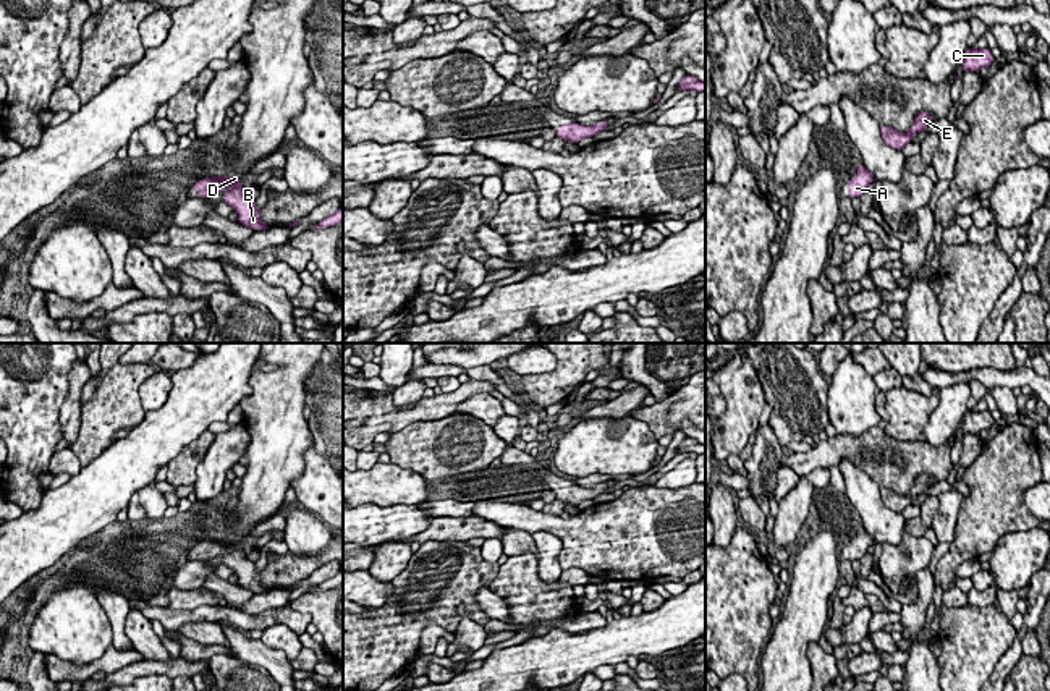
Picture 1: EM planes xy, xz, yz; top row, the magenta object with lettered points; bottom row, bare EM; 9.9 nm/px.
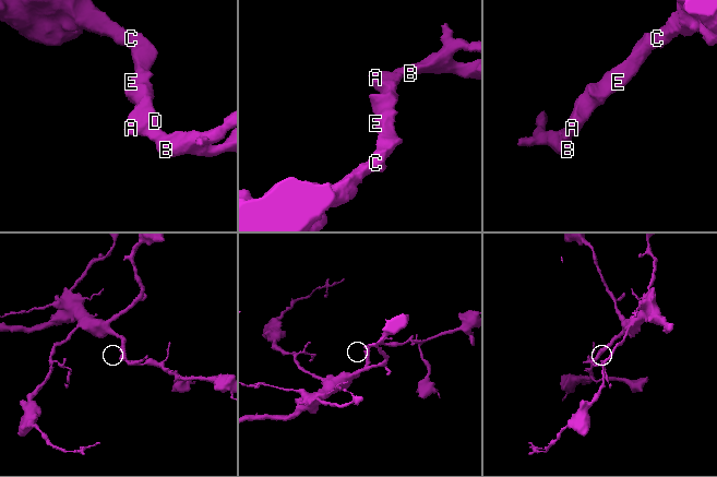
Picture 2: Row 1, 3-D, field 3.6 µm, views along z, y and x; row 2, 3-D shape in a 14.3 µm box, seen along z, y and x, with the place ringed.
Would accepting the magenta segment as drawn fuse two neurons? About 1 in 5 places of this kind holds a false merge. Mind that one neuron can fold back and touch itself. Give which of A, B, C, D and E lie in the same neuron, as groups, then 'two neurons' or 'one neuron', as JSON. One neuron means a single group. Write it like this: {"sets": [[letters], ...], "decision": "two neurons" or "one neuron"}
{"sets": [["A", "B", "C", "D", "E"]], "decision": "one neuron"}

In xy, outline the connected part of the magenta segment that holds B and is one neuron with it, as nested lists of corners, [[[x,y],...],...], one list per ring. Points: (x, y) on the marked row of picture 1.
[[[238,175],[202,178],[193,188],[199,191],[197,197],[210,197],[222,193],[227,186],[231,189],[222,199],[238,212],[238,222],[254,231],[269,230],[260,220],[260,209],[256,207],[256,199],[246,194]]]

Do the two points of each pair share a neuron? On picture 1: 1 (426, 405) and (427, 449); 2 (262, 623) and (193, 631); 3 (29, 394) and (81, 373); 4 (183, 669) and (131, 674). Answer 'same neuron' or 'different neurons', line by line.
1: different neurons
2: different neurons
3: different neurons
4: same neuron

